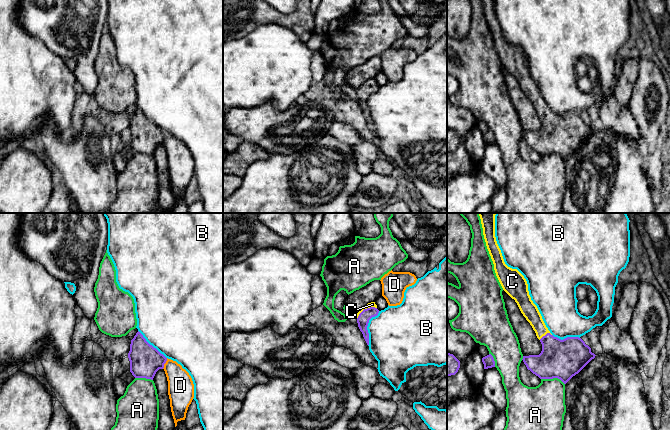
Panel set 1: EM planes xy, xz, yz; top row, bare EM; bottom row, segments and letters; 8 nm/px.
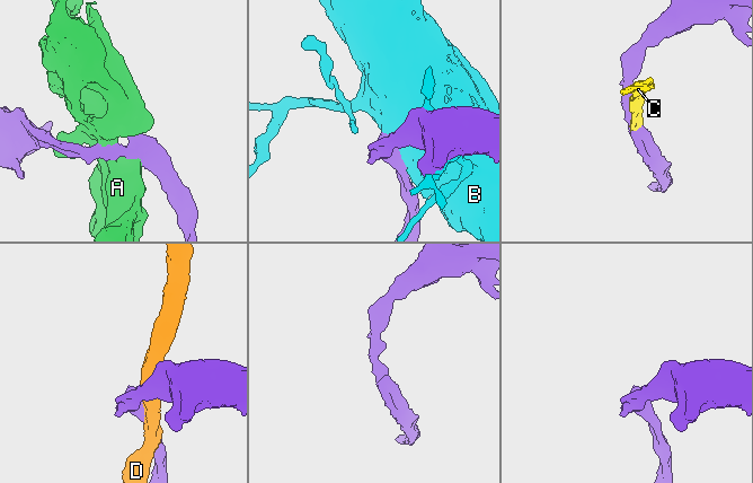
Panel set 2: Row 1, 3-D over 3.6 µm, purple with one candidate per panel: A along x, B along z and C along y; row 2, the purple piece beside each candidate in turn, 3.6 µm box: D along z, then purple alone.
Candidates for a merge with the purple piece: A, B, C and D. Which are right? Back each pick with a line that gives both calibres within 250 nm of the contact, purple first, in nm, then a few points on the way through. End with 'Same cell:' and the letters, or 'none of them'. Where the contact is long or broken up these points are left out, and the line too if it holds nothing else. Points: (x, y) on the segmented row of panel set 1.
C: calibres 100 and 50 nm; way xz (363, 319), (365, 309), (372, 304)
Same cell: C

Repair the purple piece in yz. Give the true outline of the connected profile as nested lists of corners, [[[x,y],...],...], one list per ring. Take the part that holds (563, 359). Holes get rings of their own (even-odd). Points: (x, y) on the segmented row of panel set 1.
[[[479,213],[496,276],[503,290],[515,300],[542,344],[539,355],[523,356],[522,360],[527,369],[540,379],[558,378],[566,384],[596,355],[579,337],[561,340],[550,333],[537,306],[531,300],[526,279],[517,269],[508,267],[504,262],[495,237],[495,215],[496,213]]]

